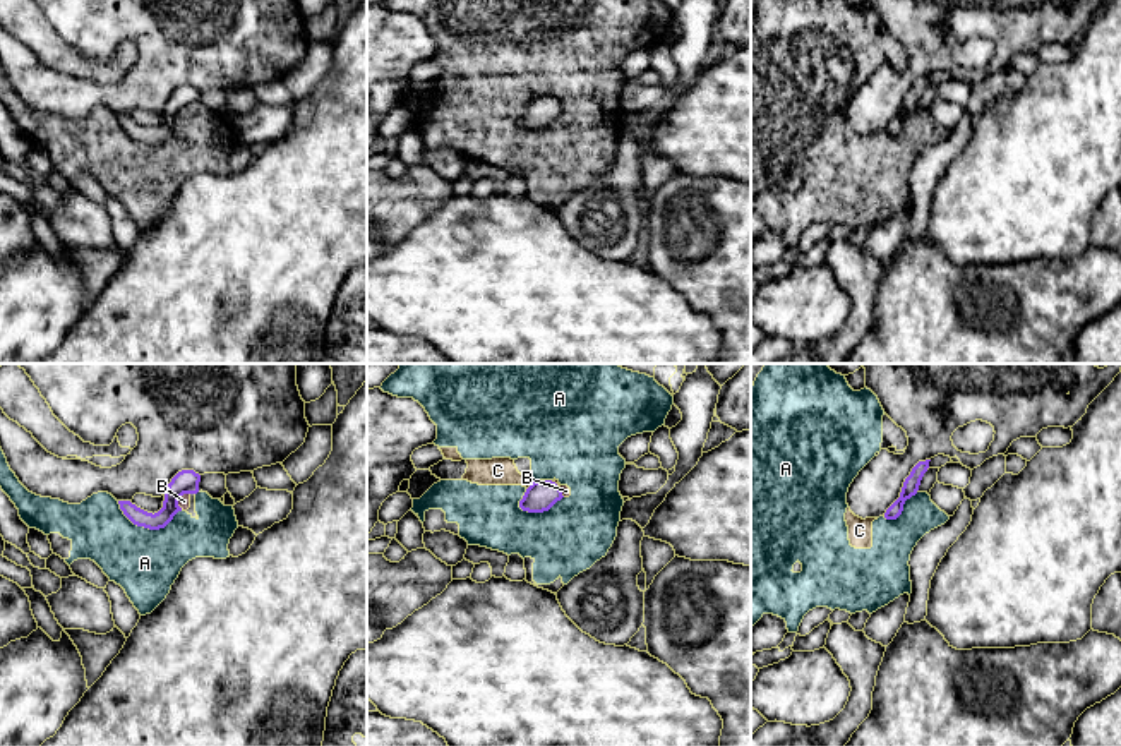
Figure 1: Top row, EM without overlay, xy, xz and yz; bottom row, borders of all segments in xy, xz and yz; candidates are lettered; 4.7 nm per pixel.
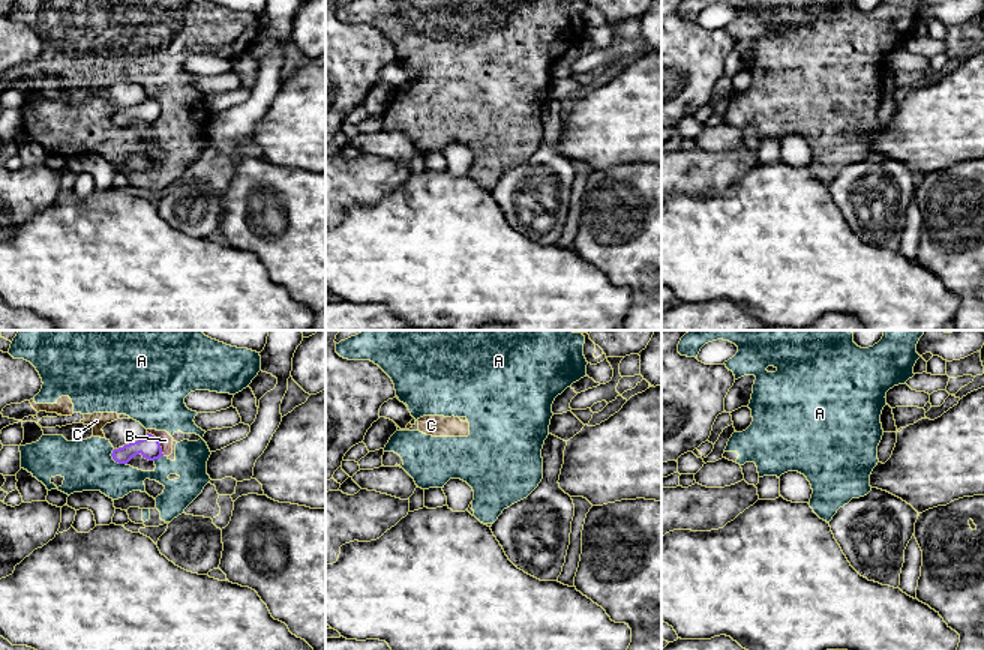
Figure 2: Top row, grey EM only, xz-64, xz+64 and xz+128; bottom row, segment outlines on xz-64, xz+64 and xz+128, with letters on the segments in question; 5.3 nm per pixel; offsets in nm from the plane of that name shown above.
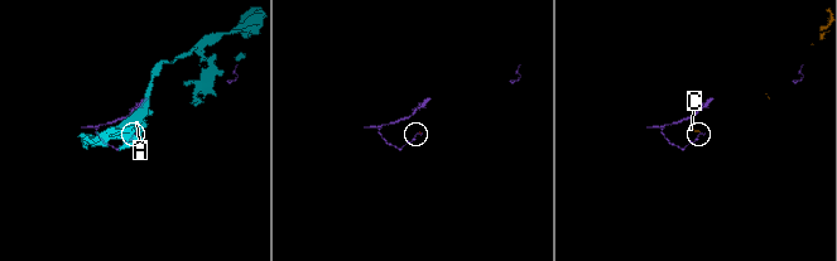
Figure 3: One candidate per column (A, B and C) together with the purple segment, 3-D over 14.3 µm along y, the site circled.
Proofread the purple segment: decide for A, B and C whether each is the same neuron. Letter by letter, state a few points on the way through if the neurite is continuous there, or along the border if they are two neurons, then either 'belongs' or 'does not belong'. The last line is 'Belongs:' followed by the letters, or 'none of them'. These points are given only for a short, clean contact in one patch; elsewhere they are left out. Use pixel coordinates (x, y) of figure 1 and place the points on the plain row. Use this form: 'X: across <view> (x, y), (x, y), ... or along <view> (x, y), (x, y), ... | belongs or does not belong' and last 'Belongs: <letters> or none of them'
A: does not belong
B: along xy (189, 108), (179, 115), (180, 124) | does not belong
C: along xz (533, 98), (527, 105) | does not belong
Belongs: none of them

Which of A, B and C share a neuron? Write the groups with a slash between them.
A B C

